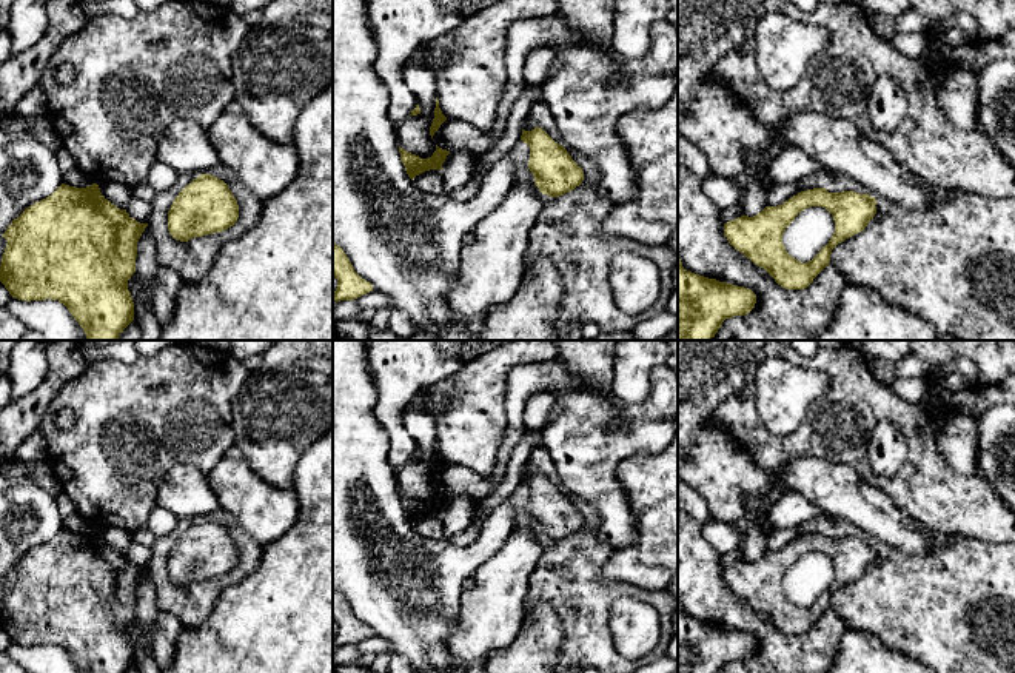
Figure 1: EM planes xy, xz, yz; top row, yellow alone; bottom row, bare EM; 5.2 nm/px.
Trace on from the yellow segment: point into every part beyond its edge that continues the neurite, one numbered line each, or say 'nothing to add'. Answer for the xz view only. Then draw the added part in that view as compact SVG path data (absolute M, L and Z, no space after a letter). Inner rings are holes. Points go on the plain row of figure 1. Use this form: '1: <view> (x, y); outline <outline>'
nothing to add

